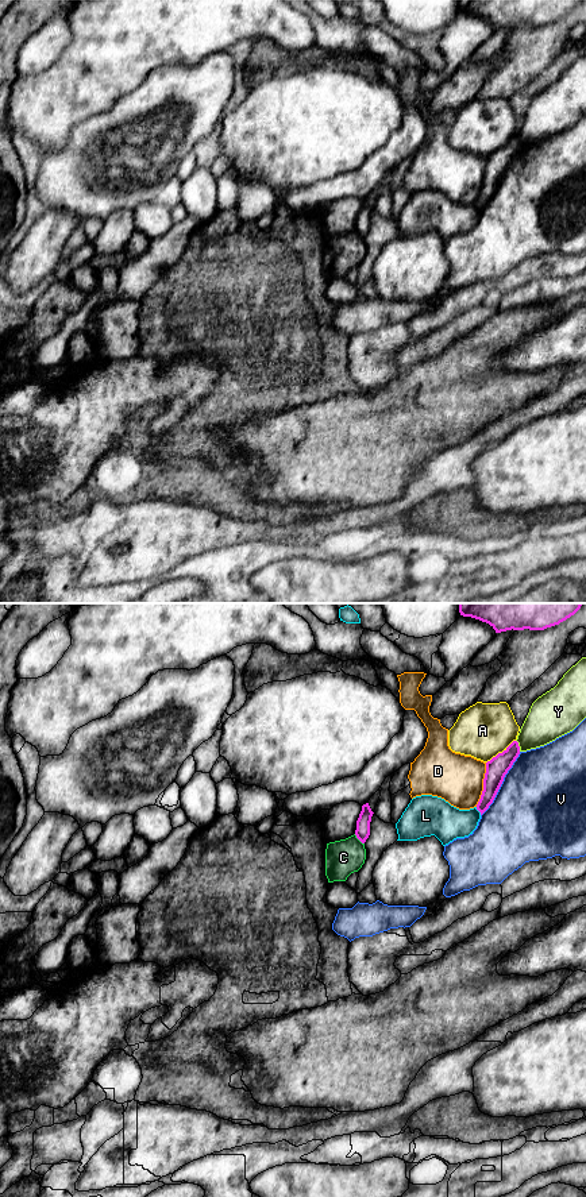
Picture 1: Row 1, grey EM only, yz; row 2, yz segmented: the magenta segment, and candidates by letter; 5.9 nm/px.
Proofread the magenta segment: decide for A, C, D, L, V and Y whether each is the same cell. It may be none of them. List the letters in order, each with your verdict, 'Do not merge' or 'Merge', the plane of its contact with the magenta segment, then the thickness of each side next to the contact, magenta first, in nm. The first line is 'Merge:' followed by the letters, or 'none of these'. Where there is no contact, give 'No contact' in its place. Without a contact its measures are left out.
Merge: none of these
A: Do not merge. Touches magenta in yz. Thickness 130 nm (magenta) against 320 nm
C: Do not merge. Touches magenta in yz. Thickness 90 nm (magenta) against 220 nm
D: Do not merge. Touches magenta in yz. Thickness 130 nm (magenta) against 300 nm
L: Do not merge. Touches magenta in yz. Thickness 120 nm (magenta) against 220 nm
V: Do not merge. Touches magenta in yz. Thickness 130 nm (magenta) against 500 nm
Y: Do not merge. Touches magenta in yz. Thickness 130 nm (magenta) against 260 nm

